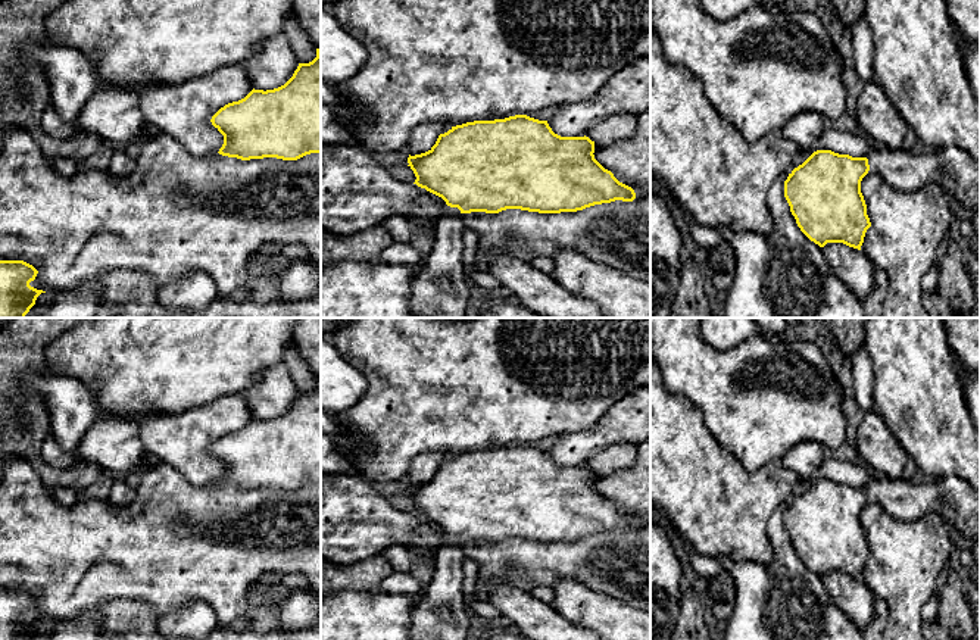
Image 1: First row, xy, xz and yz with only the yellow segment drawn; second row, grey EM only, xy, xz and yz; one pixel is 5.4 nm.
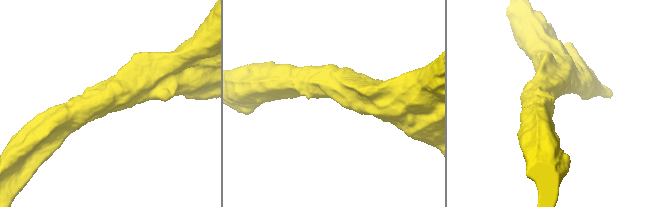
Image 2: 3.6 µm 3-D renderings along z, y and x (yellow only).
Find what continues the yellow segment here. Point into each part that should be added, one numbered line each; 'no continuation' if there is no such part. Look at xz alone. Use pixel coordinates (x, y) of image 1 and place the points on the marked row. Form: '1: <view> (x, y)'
1: xz (440, 290)

